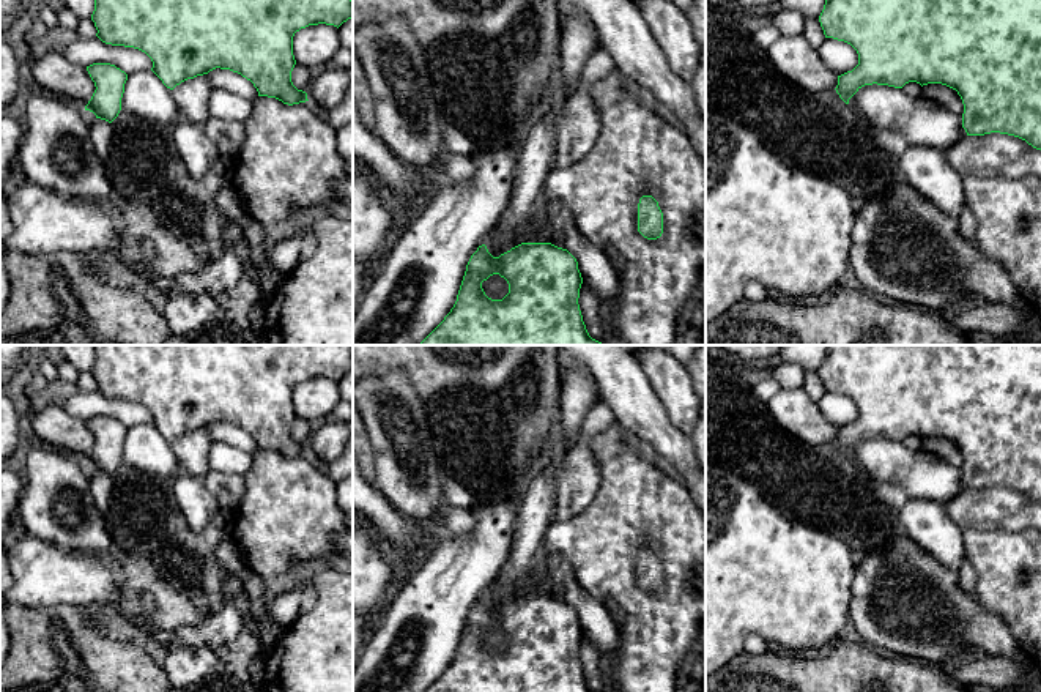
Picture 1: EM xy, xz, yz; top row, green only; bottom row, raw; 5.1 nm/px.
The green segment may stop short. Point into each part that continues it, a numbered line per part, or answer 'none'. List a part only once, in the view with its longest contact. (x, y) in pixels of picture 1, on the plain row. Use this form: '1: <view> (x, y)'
1: xy (101, 484)

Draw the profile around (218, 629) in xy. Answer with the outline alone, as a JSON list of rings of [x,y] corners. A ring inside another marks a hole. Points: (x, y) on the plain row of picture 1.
[[[224,539],[216,549],[216,558],[227,572],[224,585],[225,605],[214,615],[191,627],[181,627],[175,632],[153,631],[148,637],[159,646],[167,649],[172,640],[178,640],[183,646],[217,648],[230,643],[244,629],[244,616],[241,601],[246,597],[244,585],[238,577],[238,569],[244,560],[233,539]]]

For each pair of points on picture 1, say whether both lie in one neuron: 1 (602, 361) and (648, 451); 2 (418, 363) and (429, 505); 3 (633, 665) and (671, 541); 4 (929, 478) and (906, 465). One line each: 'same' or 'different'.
1: different
2: different
3: same
4: same

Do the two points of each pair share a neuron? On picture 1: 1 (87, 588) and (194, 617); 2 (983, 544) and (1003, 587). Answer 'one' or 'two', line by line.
1: one
2: one

